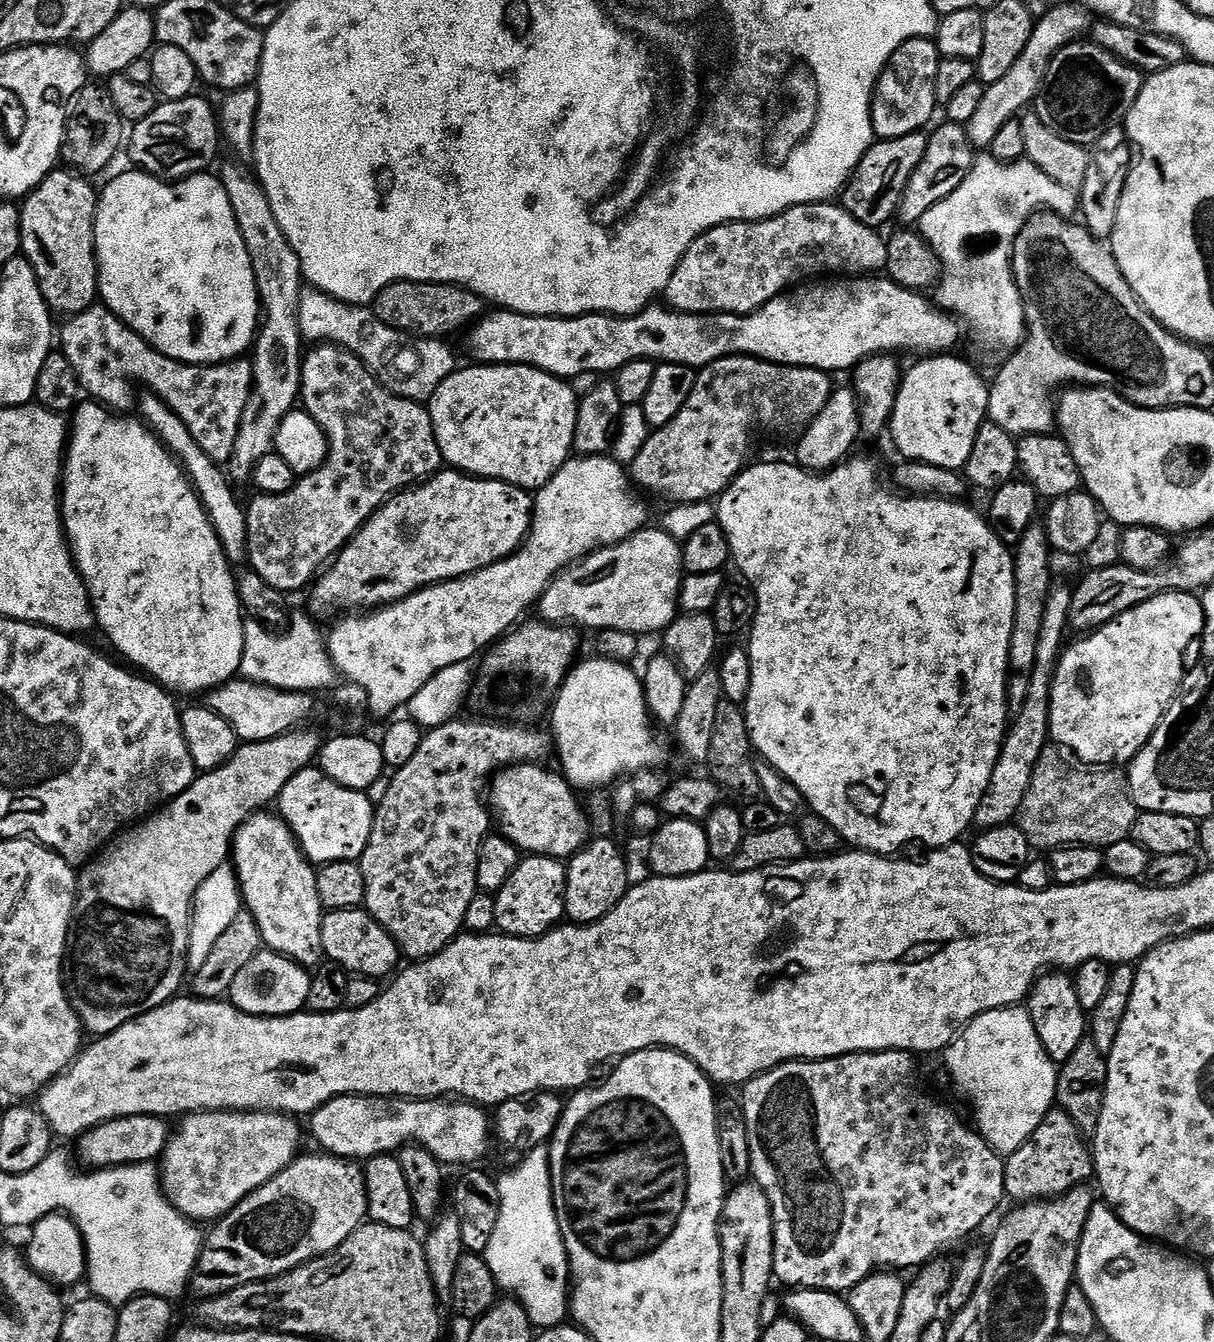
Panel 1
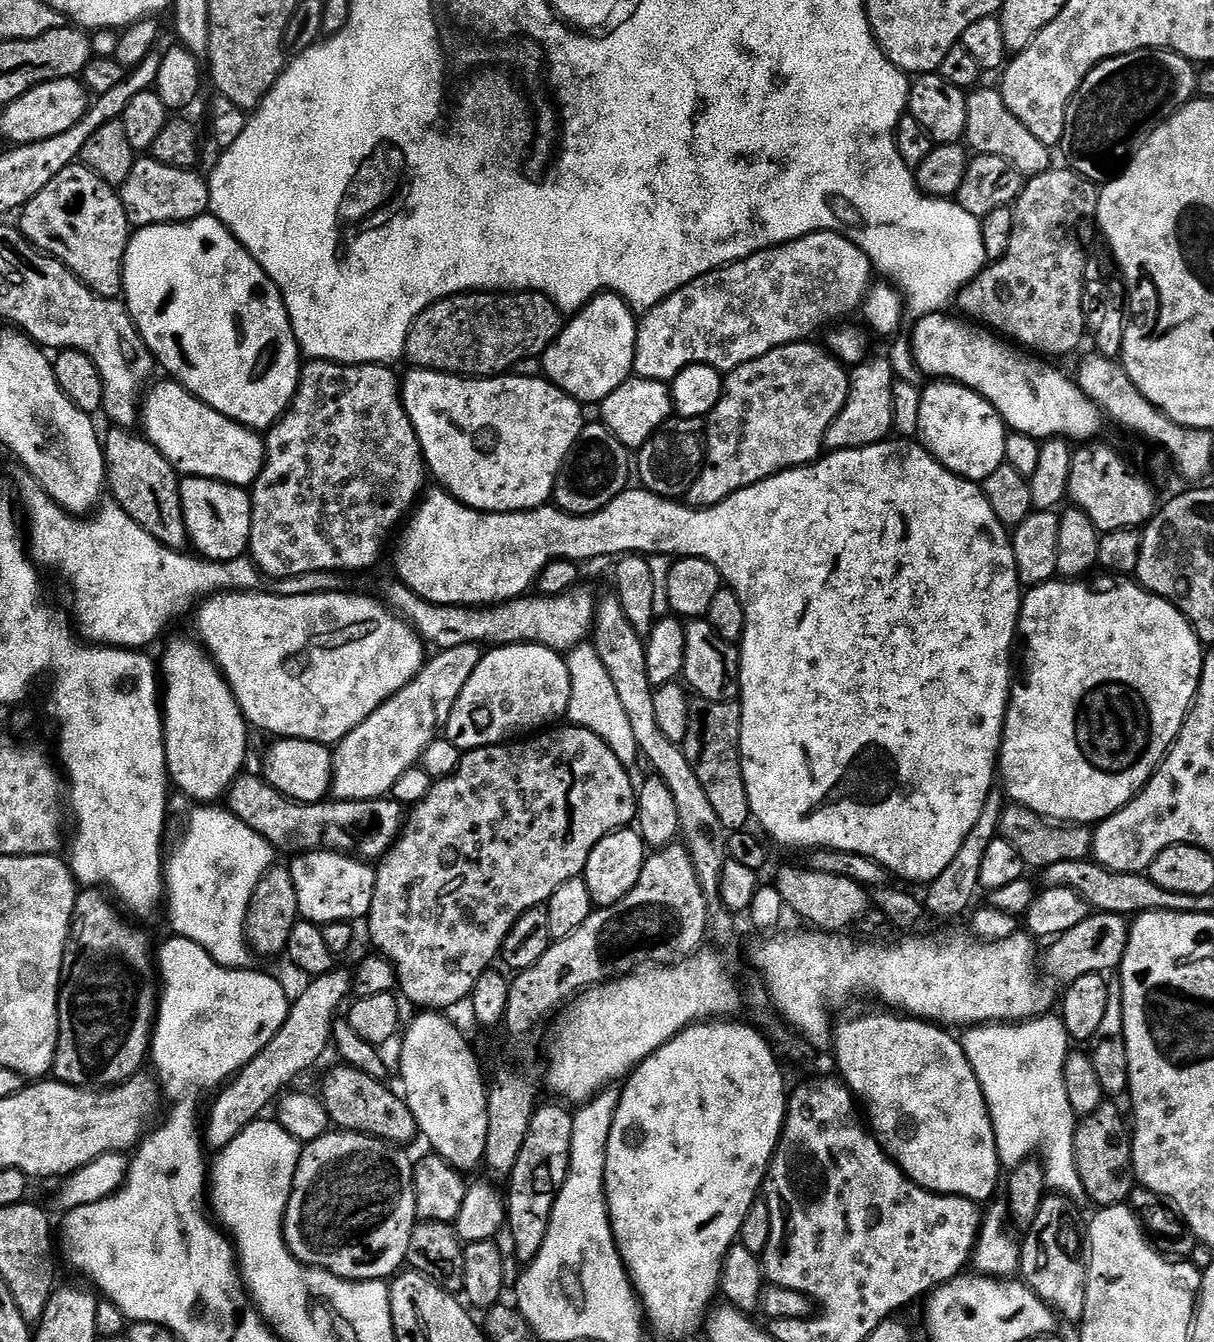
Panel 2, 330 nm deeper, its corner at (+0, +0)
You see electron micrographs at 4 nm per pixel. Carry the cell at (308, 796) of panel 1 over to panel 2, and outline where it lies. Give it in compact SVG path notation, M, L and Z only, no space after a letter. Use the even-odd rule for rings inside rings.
M306 852L293 855L291 860L292 864L289 863L287 869L301 921L331 926L363 921L367 917L376 889L376 874L371 863L339 852Z

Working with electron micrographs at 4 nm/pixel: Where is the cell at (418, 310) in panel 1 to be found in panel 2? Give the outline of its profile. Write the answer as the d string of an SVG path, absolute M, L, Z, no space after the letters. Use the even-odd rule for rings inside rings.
M481 290L479 292L470 292L458 296L447 296L445 300L440 300L437 304L432 304L422 315L412 323L412 329L409 330L404 342L404 356L412 359L417 369L430 372L446 372L449 376L463 376L465 378L491 378L497 374L507 373L515 364L520 364L523 360L528 360L531 356L539 357L560 334L562 327L562 316L555 304L547 296L541 296L538 292L531 290L516 290L511 294L505 294L500 290Z

